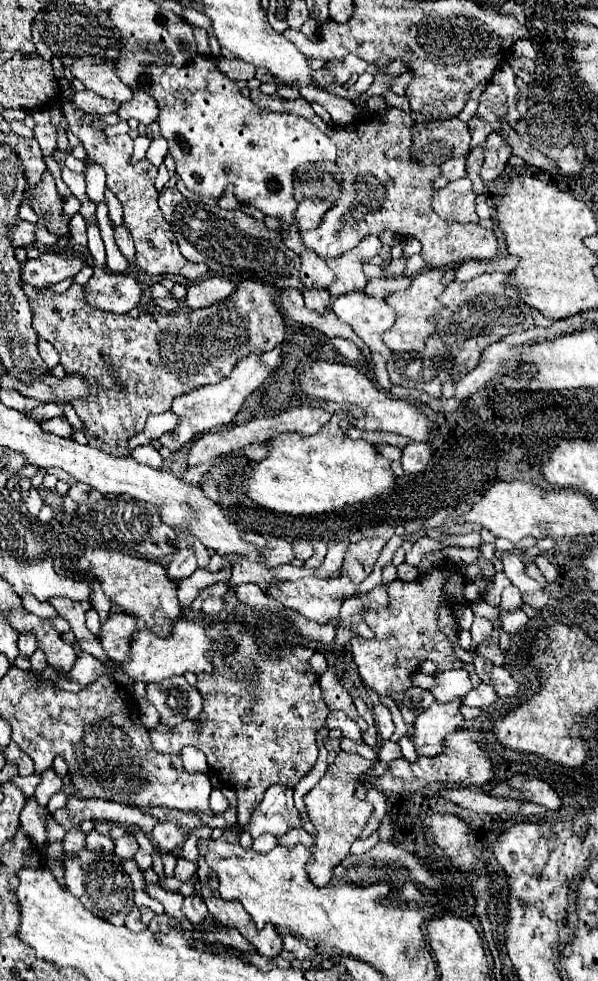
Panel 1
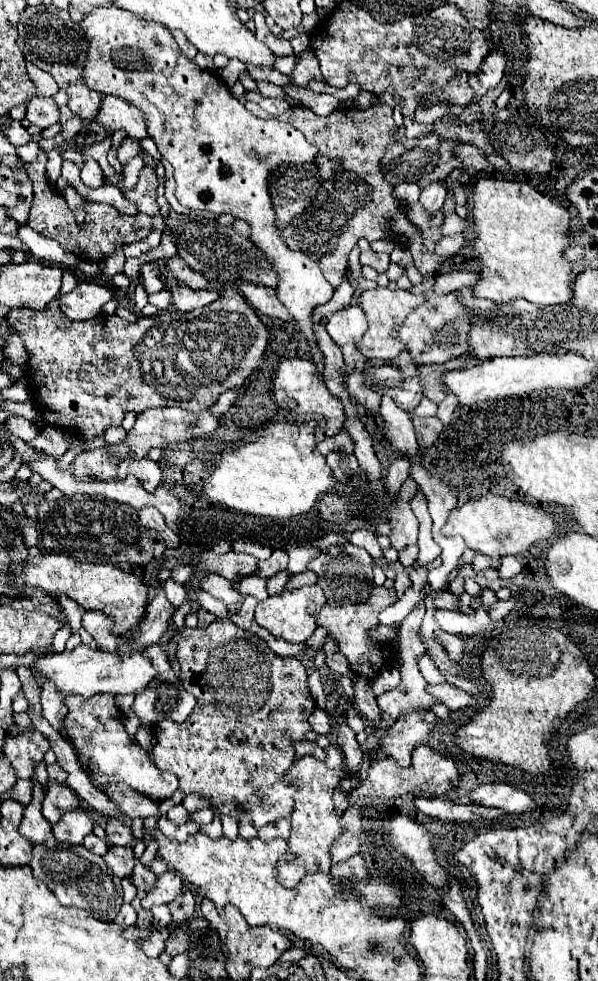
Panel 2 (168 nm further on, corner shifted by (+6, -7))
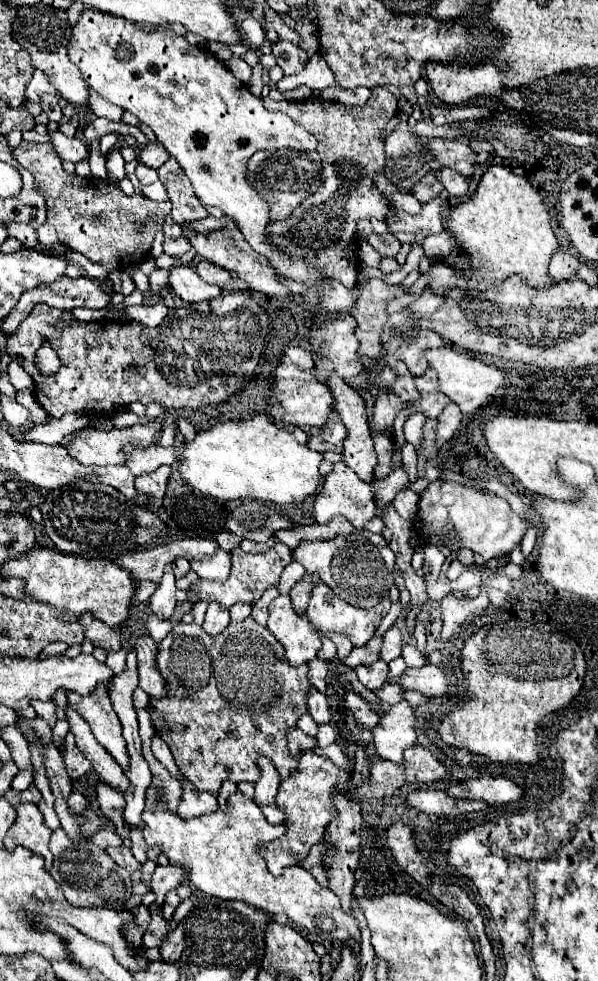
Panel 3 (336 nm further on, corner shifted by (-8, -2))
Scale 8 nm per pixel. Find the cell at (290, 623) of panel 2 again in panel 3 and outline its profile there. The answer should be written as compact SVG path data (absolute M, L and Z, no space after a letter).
M278 595L270 603L268 611L268 629L284 645L288 663L302 665L312 661L322 643L316 627L308 621L308 615L294 611L288 595Z

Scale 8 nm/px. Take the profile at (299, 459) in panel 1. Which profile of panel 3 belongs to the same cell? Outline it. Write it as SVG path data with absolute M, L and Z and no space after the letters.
M256 415L248 421L226 421L214 423L214 427L206 431L198 431L196 439L186 443L182 449L180 473L182 479L192 487L202 491L208 497L216 497L222 501L268 501L274 505L294 505L302 503L308 497L314 497L322 487L322 475L318 471L324 455L312 451L308 447L308 433L294 425L276 425L270 415Z

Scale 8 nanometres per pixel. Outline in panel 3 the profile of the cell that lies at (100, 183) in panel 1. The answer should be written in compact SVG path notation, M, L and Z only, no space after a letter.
M60 131L50 133L50 137L52 137L52 145L54 145L56 153L62 157L62 161L78 163L78 161L82 161L82 159L88 157L88 151L86 151L88 147L80 139L76 139L76 137L68 139Z

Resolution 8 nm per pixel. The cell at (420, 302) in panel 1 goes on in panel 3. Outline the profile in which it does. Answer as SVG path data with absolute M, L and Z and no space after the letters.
M368 279L366 285L358 287L358 299L350 313L358 321L356 337L360 341L360 355L380 357L386 353L380 337L388 321L388 303L408 293L402 285L388 285L382 279Z

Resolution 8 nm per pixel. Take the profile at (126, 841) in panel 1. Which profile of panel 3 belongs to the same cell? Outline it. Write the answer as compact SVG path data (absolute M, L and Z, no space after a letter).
M120 845L120 847L116 847L116 849L108 849L108 853L114 857L114 861L116 861L118 865L122 865L124 869L128 869L130 873L136 873L136 871L140 869L140 863L134 859L130 847Z

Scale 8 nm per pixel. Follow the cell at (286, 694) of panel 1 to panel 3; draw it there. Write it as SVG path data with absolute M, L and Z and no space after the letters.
M248 617L244 621L230 621L218 635L208 635L196 623L178 623L158 645L158 667L170 685L170 695L150 701L148 713L156 733L168 743L176 765L198 791L218 795L224 781L256 783L260 779L260 767L256 765L258 757L268 757L276 765L280 781L292 775L298 759L292 757L288 749L286 733L296 727L304 713L308 713L306 701L314 687L308 679L308 663L298 667L288 665L284 647L266 627L260 627Z

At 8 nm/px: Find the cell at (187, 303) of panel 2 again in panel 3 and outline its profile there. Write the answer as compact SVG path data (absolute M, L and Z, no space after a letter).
M180 265L180 267L172 267L170 273L170 285L174 289L174 293L184 301L184 303L200 303L200 301L208 301L208 299L216 299L222 295L222 289L218 285L210 285L204 283L198 273L188 267L188 265Z

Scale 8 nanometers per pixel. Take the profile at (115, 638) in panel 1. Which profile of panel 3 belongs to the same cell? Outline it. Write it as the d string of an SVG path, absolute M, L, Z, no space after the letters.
M92 613L80 615L80 623L82 623L82 627L84 627L84 635L86 635L96 647L112 649L112 651L120 651L120 649L122 649L124 639L122 639L120 629L114 629L114 627L104 625L100 619L94 619Z

